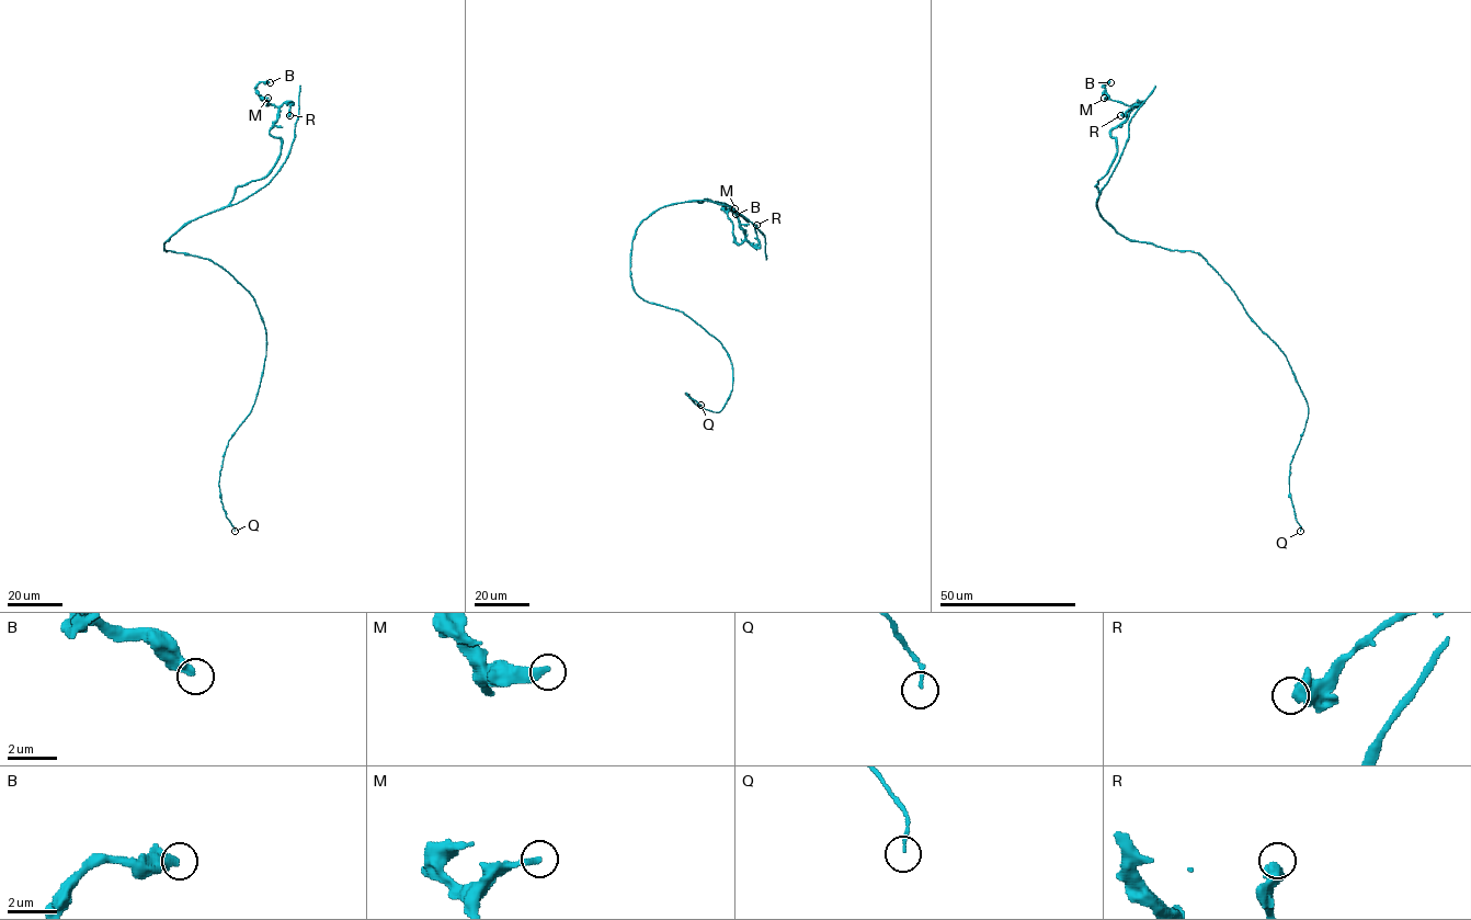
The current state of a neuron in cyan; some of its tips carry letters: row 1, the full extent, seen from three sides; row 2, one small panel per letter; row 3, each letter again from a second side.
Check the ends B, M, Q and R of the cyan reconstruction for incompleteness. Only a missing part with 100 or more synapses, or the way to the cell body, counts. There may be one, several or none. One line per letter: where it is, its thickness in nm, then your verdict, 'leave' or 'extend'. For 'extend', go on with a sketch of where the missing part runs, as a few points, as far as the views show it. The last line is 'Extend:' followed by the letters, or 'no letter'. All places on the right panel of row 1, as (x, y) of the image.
B: place (1110, 82); calibre 320 nm; leave
M: place (1104, 98); calibre 240 nm; leave
Q: place (1300, 531); calibre 120 nm; leave
R: place (1120, 115); calibre 650 nm; leave
Extend: no letter

